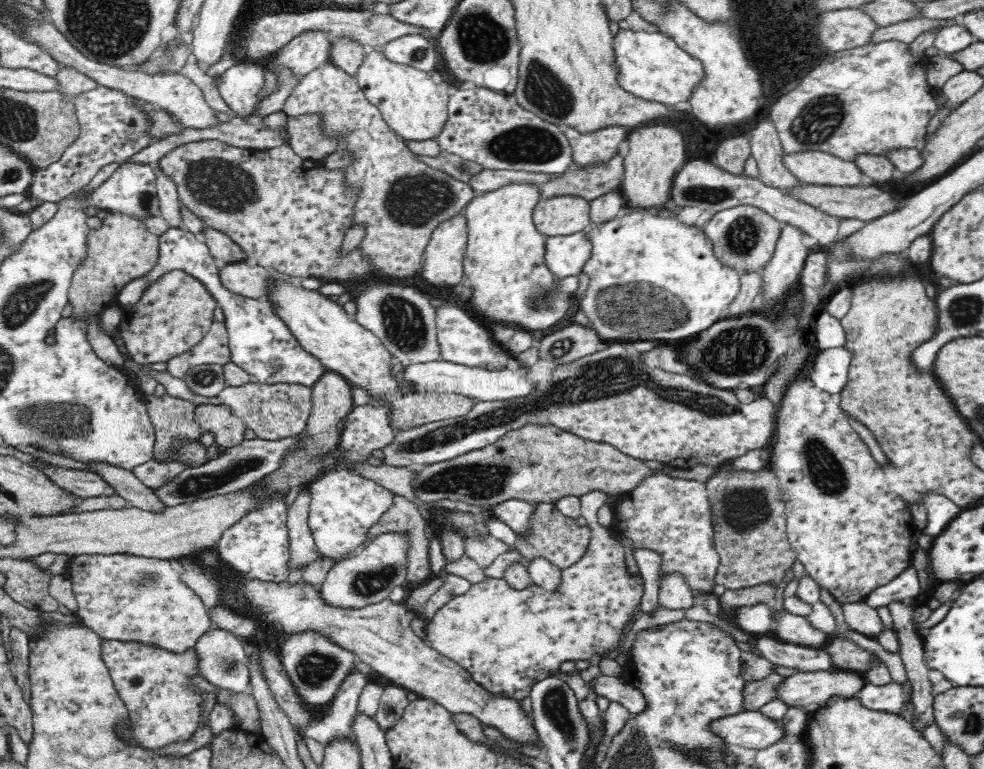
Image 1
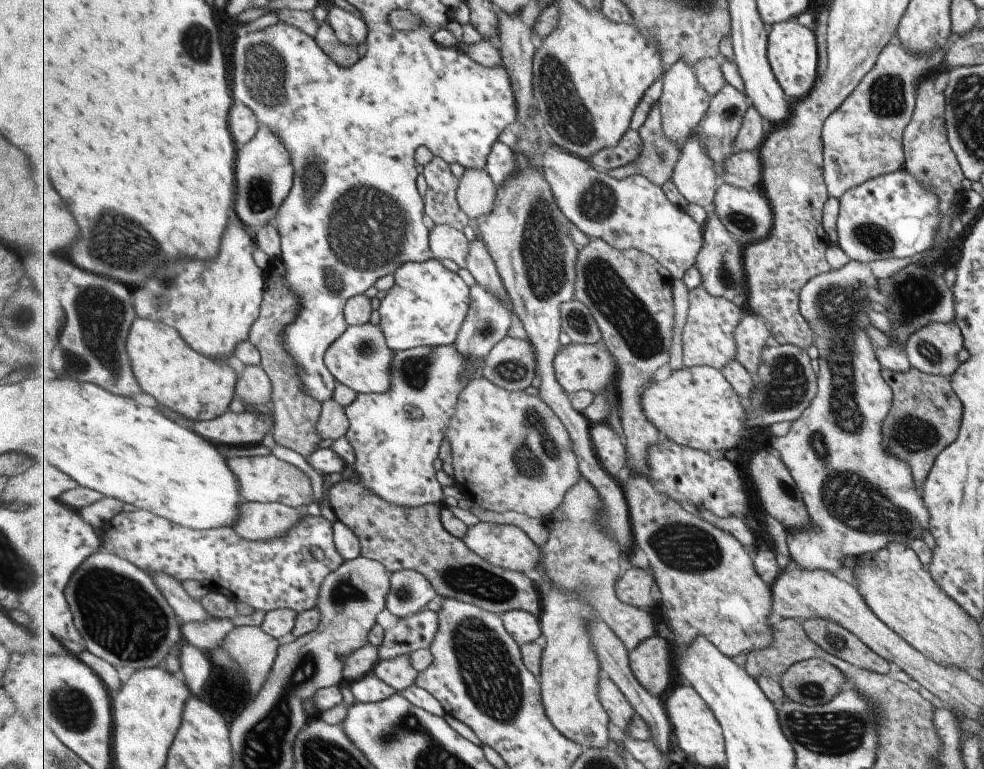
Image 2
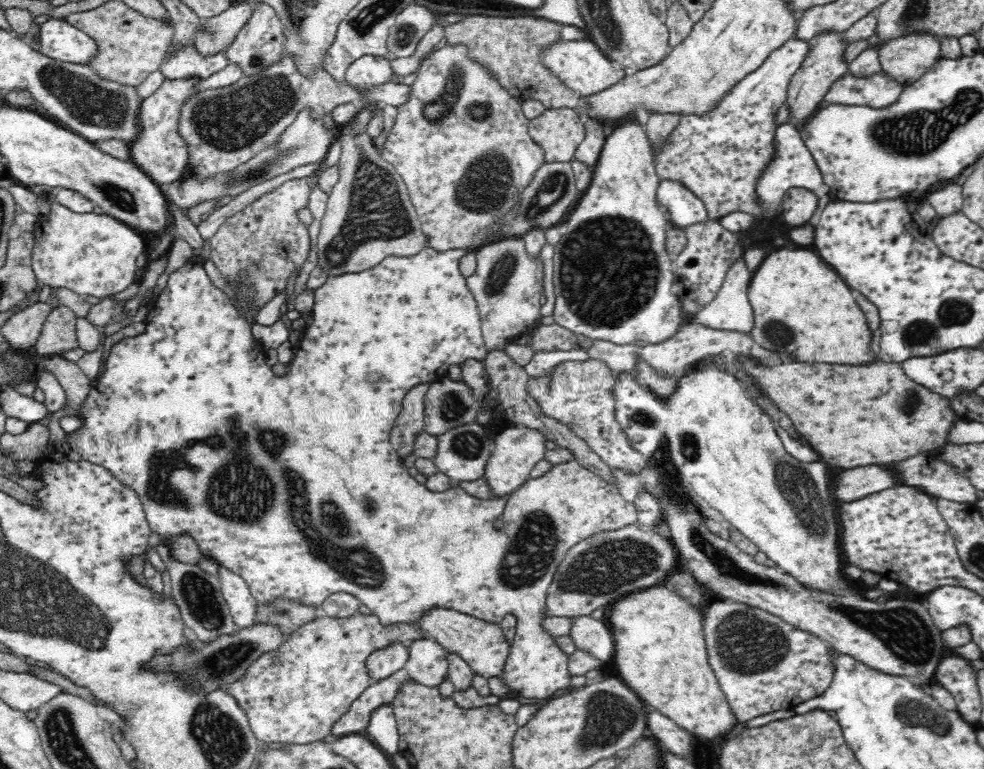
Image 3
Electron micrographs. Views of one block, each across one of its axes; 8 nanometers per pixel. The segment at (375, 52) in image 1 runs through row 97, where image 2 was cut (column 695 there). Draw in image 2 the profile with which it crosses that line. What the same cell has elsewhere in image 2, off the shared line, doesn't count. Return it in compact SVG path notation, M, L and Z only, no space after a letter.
M710 366L683 367L683 370L672 370L666 380L655 380L645 392L643 392L643 410L645 416L665 434L665 436L677 442L677 444L689 446L701 451L726 451L735 448L744 438L747 428L747 410L741 405L741 395L733 388L733 385L722 371Z

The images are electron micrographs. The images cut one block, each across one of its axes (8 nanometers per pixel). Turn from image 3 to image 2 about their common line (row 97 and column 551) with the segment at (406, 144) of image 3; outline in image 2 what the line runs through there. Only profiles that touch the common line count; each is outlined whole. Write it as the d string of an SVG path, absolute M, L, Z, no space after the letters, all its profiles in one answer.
M484 377L475 379L461 392L456 415L445 438L451 442L457 487L465 497L485 510L516 511L546 520L581 480L580 462L573 450L572 437L553 408L539 395L531 396L524 390L509 392Z

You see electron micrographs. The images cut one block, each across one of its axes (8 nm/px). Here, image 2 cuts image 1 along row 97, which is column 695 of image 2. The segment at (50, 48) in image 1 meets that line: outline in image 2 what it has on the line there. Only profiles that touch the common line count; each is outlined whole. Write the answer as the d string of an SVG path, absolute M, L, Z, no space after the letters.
M693 134L682 148L682 155L676 164L676 172L673 174L672 181L689 203L698 204L705 210L713 206L716 192L722 181L715 168L713 158L707 154L707 150L705 150L703 142L699 140L698 134Z

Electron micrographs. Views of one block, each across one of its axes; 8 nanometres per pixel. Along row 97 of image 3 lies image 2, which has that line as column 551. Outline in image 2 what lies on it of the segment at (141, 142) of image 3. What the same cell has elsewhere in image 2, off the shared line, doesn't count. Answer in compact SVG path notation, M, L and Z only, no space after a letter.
M558 145L544 150L542 164L545 178L553 188L561 212L589 238L603 239L619 250L637 248L651 254L672 272L675 281L683 279L687 271L696 266L697 257L704 248L704 227L697 224L686 211L675 206L663 192L662 186L653 184L652 180L641 175L630 176L625 180L616 179L607 171L597 170L593 162L573 155Z

